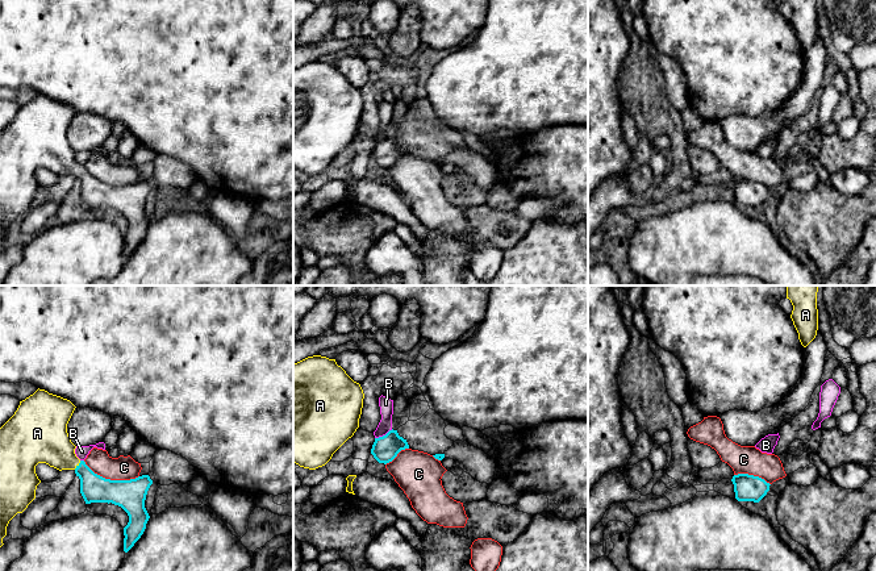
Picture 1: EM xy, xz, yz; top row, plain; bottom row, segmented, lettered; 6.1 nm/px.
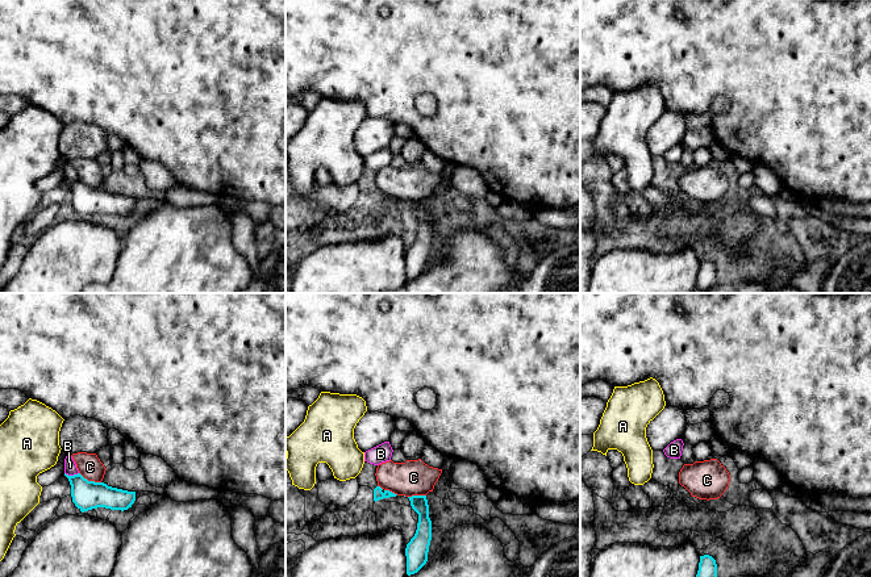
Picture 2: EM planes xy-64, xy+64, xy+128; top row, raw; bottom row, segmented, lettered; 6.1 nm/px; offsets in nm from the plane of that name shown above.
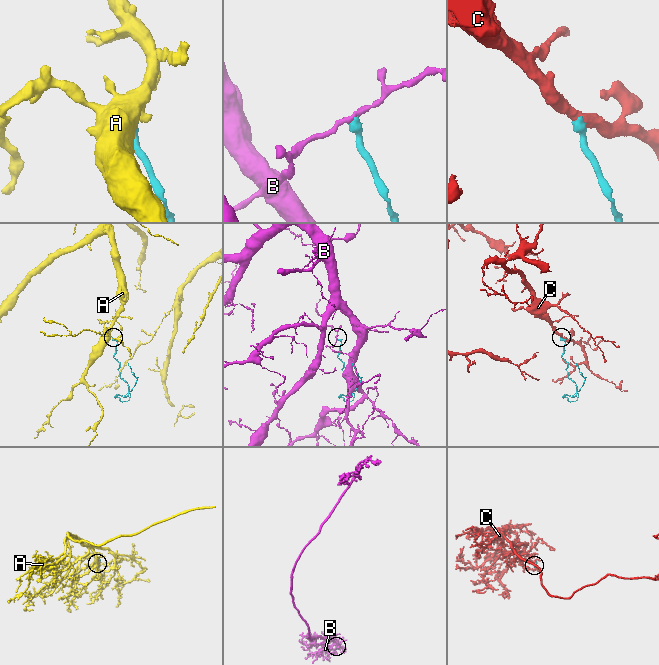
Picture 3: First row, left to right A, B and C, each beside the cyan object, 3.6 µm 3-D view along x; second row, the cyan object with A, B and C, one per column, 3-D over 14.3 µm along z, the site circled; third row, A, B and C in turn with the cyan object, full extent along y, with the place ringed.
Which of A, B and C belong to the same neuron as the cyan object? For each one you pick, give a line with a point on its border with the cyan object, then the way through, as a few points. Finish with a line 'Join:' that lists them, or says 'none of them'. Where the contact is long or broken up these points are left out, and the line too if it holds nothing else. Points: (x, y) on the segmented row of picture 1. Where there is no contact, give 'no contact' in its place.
A: meets cyan in xy at (79, 465); runs through xy (94, 488), (79, 465), (66, 459), (46, 441)
Join: A

